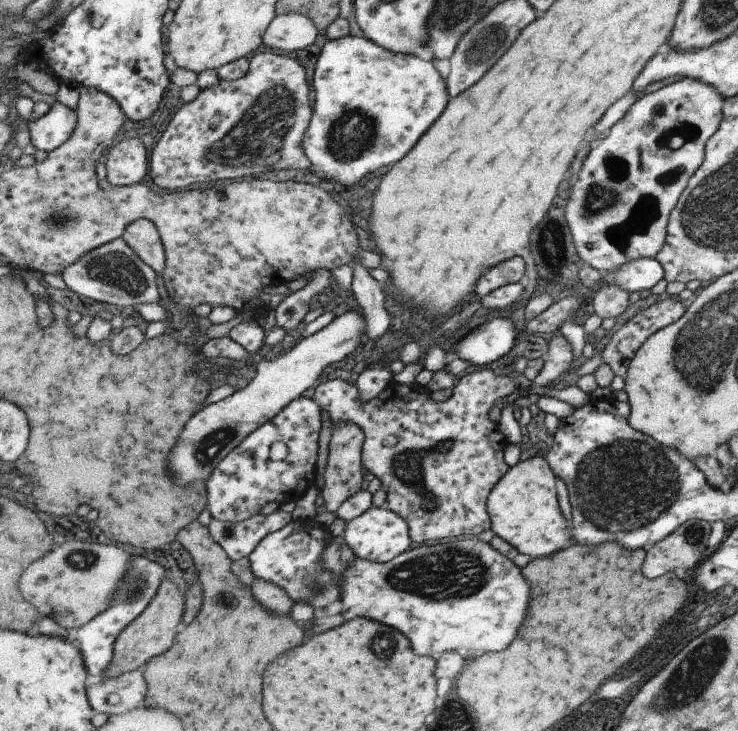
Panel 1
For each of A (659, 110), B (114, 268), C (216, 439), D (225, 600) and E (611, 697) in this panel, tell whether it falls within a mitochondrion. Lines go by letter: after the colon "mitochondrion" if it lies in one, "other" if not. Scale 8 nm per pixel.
A: other
B: mitochondrion
C: mitochondrion
D: other
E: mitochondrion

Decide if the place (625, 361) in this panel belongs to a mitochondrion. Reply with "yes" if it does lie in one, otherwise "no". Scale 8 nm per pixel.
no

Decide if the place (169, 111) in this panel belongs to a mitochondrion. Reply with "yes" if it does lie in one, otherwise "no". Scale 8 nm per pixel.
no

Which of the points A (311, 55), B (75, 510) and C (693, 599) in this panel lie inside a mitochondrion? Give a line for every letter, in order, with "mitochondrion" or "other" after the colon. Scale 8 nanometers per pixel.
A: other
B: other
C: other

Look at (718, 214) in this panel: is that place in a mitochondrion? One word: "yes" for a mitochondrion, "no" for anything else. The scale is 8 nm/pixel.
yes

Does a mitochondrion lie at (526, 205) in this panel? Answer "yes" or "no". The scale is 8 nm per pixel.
no

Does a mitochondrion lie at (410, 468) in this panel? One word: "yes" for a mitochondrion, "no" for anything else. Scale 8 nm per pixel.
yes

